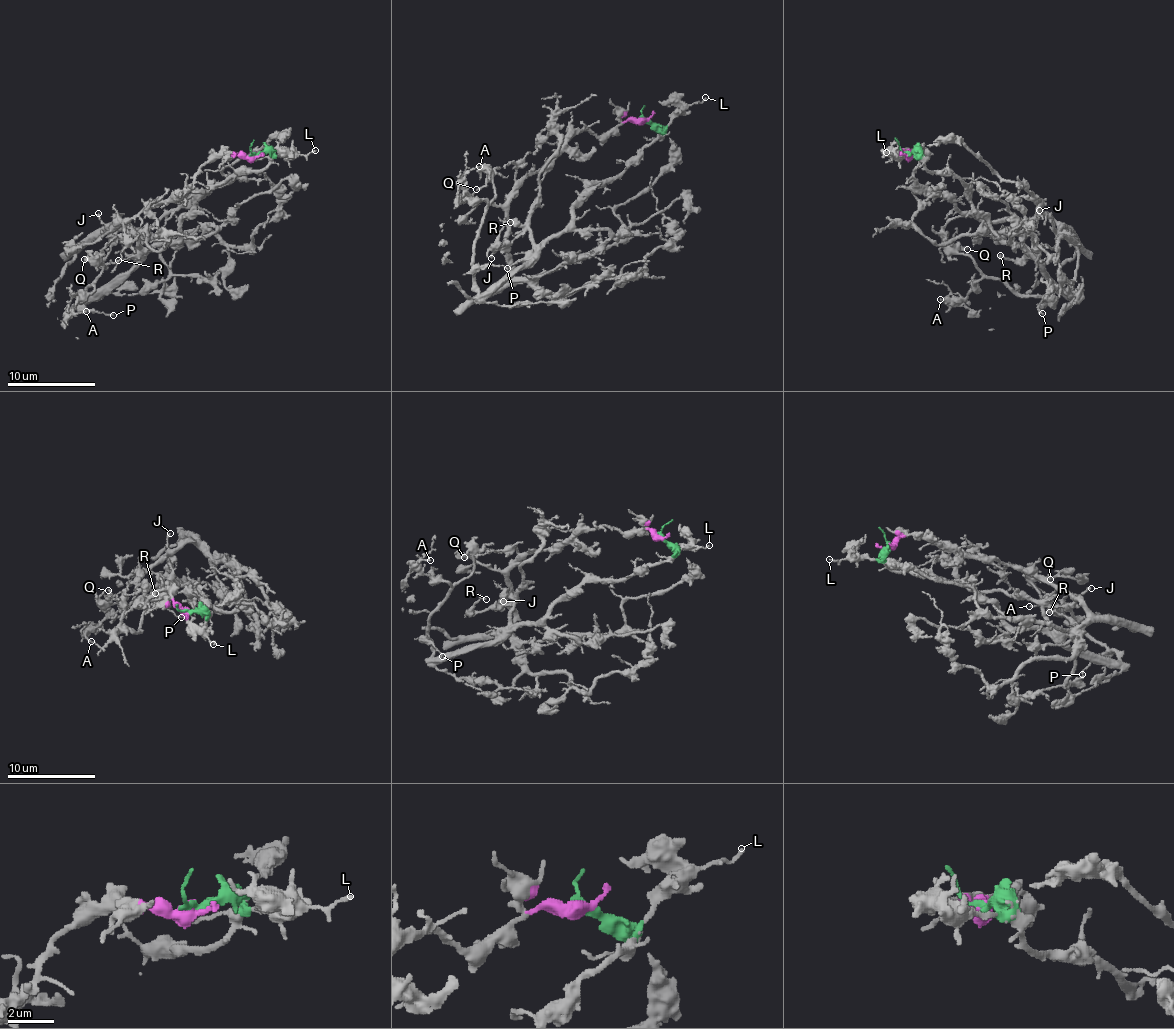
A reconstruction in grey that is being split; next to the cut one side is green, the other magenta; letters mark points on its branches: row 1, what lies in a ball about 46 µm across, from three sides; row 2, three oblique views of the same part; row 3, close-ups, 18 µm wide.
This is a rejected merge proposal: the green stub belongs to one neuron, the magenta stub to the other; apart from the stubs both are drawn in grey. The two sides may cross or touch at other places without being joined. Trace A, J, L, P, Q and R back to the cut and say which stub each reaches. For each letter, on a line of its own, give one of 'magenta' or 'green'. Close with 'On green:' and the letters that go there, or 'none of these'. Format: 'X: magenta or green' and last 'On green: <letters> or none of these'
A: green
J: magenta
L: green
P: green
Q: green
R: magenta
On green: A, L, P, Q

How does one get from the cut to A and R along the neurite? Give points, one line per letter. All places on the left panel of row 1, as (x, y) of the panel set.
A: (256, 155), (271, 160), (215, 183), (171, 243), (158, 243), (78, 302), (90, 286), (72, 308), (86, 310)
R: (253, 155), (227, 152), (209, 160), (167, 199), (114, 223), (103, 260), (118, 259)

